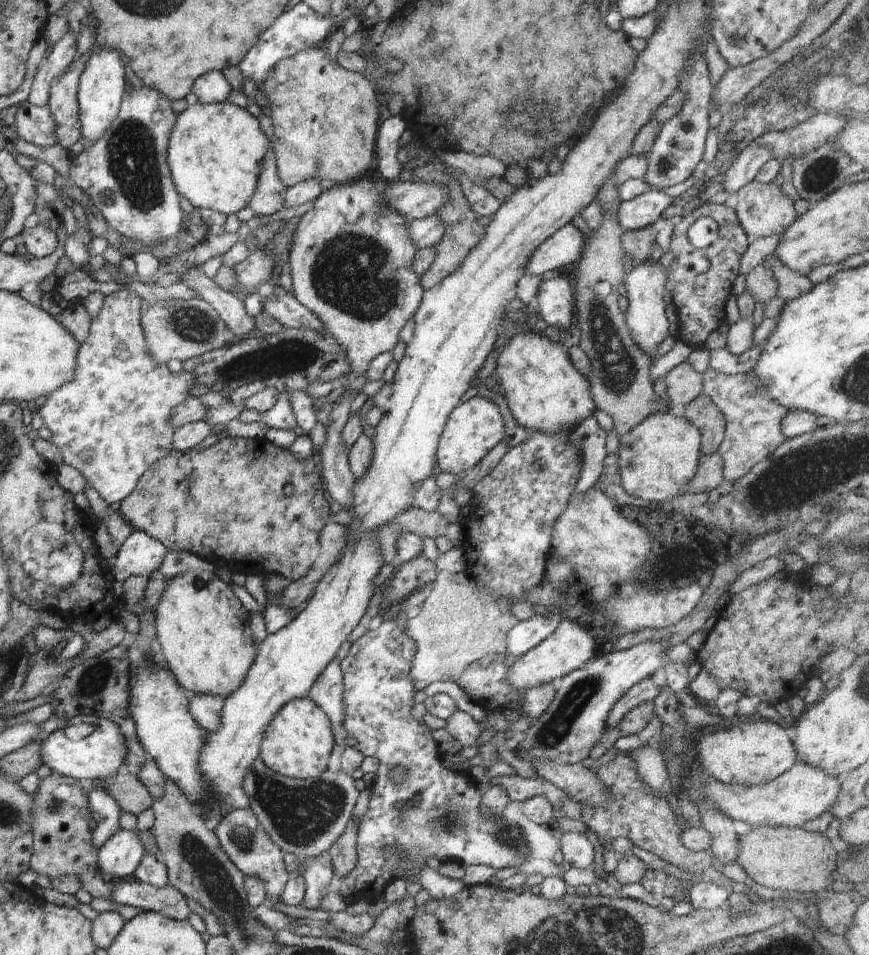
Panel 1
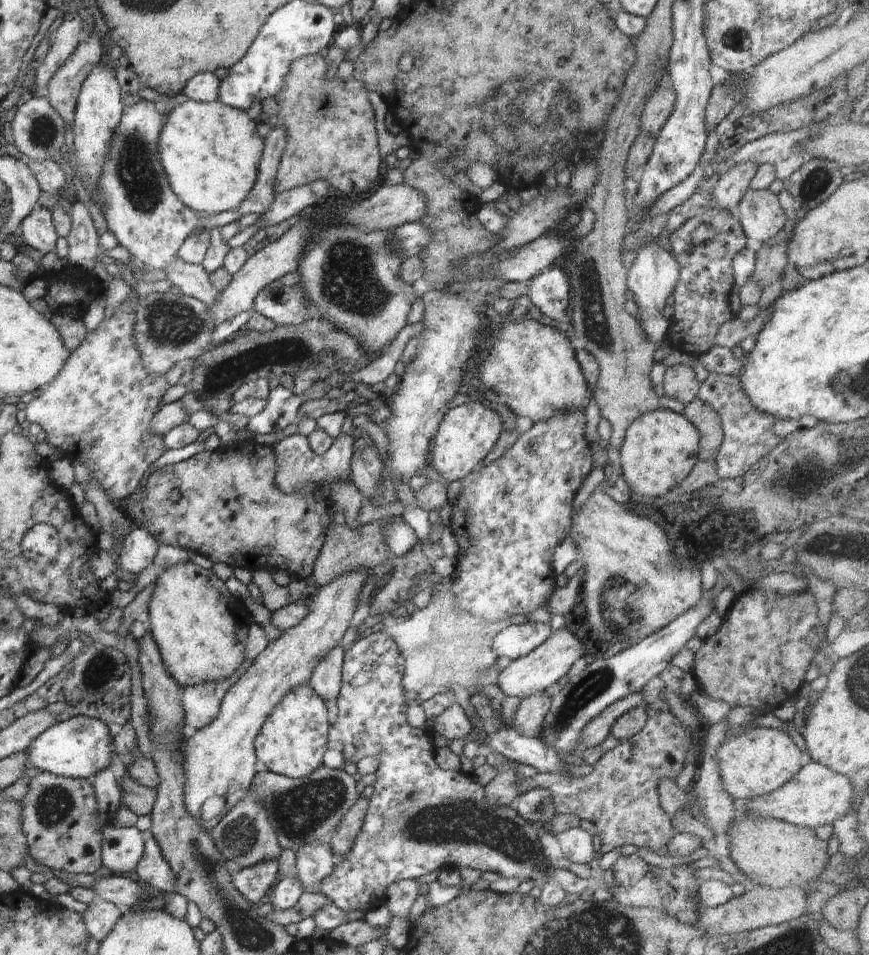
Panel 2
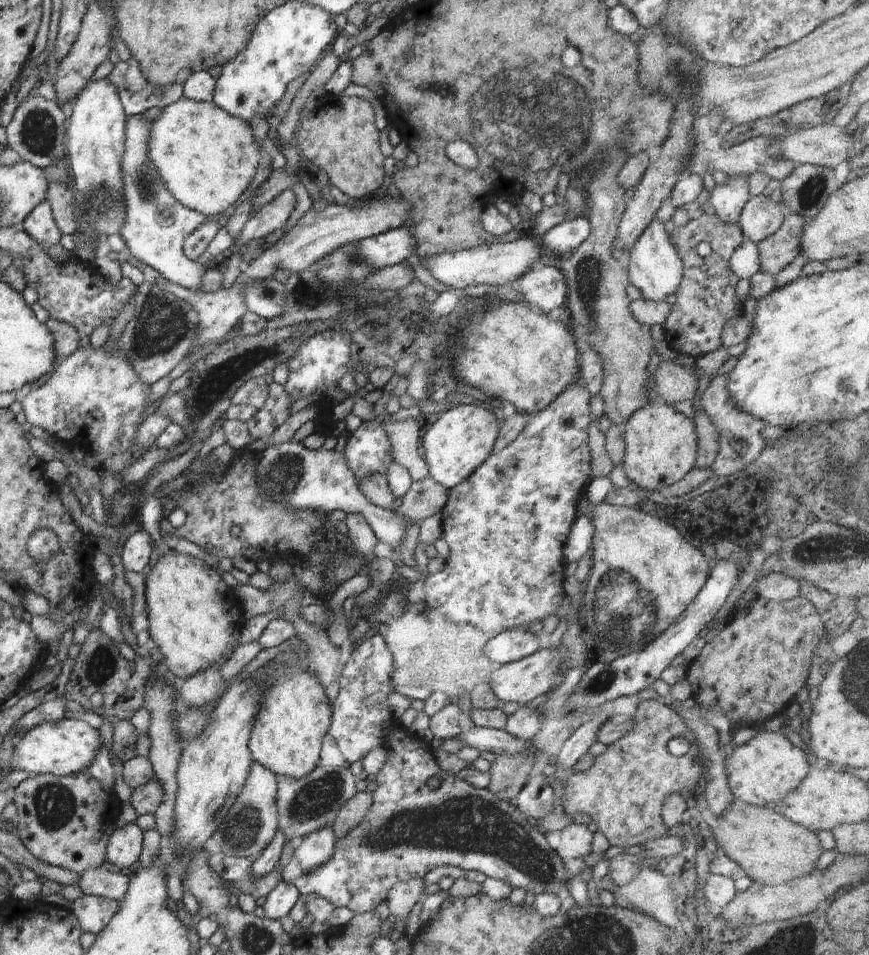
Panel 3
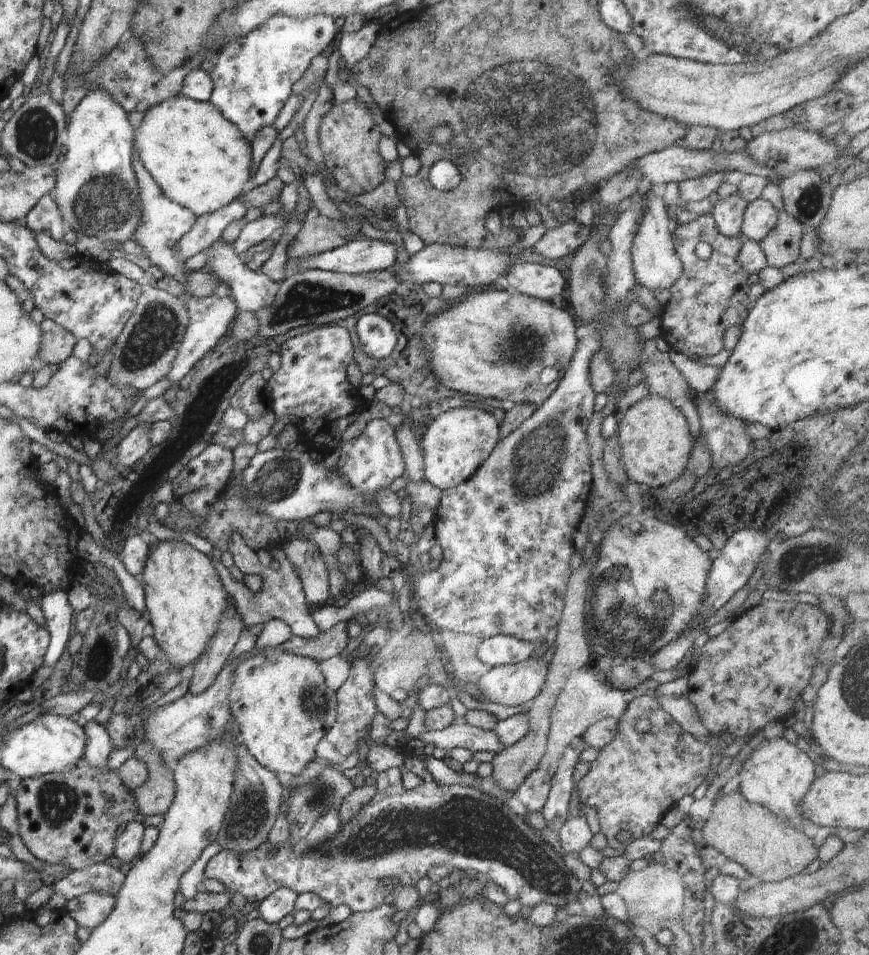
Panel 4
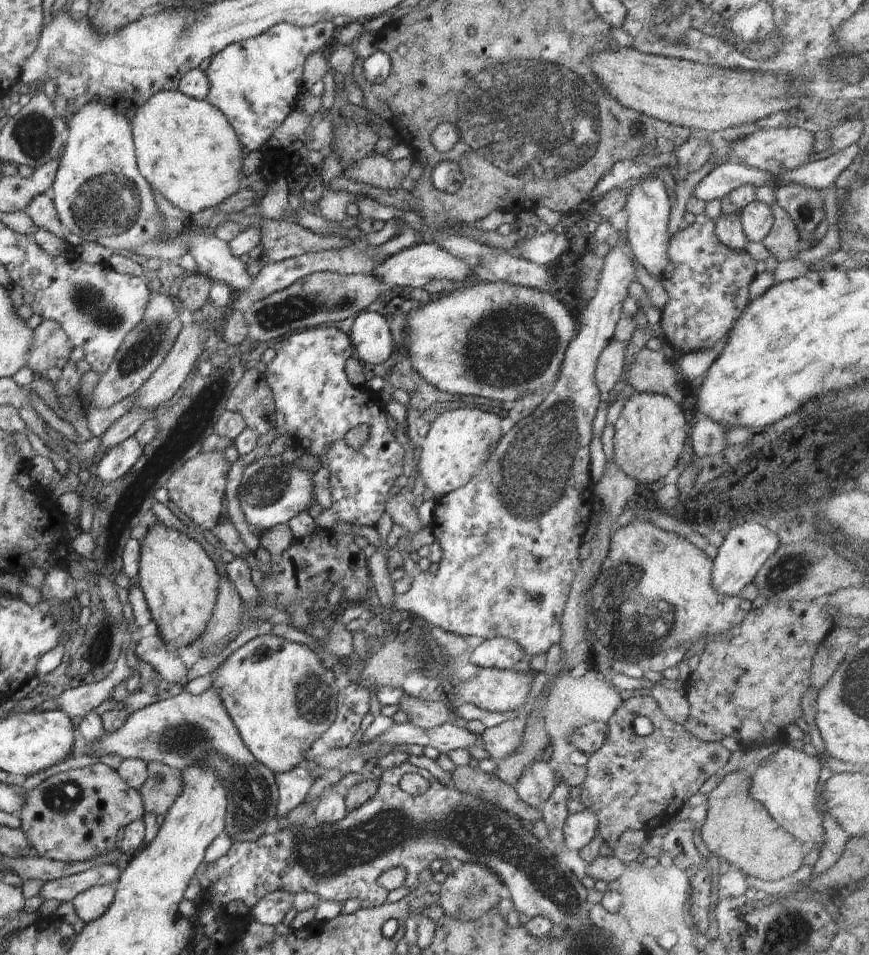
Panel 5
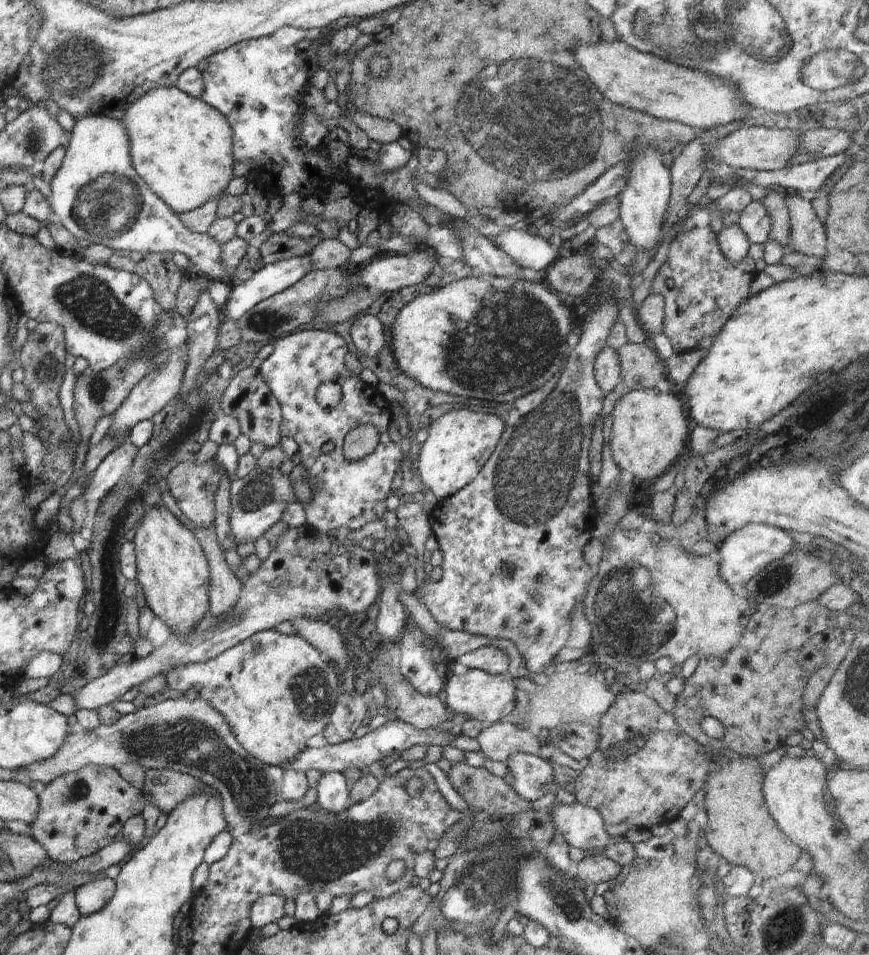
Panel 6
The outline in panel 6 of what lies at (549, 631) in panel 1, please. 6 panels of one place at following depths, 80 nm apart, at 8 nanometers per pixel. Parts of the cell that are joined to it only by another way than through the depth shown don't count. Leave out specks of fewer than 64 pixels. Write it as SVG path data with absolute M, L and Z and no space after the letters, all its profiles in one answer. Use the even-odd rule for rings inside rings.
M486 645L456 659L471 669L482 669L493 675L504 675L509 670L509 656L494 645Z

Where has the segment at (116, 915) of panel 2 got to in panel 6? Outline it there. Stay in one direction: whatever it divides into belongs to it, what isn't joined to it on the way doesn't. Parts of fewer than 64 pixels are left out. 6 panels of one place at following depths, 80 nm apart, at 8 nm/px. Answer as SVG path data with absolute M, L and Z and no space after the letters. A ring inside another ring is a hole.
M96 879L75 890L75 903L81 916L97 913L108 904L115 893L115 879Z

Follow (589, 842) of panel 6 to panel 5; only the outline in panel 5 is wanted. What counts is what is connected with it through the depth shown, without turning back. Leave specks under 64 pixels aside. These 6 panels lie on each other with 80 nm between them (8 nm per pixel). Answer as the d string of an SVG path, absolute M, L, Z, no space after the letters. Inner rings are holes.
M590 810L569 814L563 826L563 839L568 850L580 850L598 834L599 820Z

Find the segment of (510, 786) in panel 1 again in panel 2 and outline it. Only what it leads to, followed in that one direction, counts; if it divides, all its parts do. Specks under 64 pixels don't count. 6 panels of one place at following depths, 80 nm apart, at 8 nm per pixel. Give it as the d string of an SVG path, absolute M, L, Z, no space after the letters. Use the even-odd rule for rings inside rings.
M656 711L658 720L647 718L640 732L620 741L598 759L590 774L580 778L559 773L538 773L529 779L518 777L518 796L532 789L547 788L556 814L573 814L596 826L597 850L602 855L617 846L634 844L658 856L673 856L669 844L677 831L672 827L670 816L660 807L656 785L664 775L676 780L684 766L690 735L673 713Z

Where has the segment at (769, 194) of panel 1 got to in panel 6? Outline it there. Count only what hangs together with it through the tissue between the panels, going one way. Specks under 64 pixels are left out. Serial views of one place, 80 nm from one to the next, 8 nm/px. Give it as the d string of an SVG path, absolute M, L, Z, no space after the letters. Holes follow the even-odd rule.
M752 201L739 214L737 223L751 244L764 245L768 242L771 218L766 207L760 201Z

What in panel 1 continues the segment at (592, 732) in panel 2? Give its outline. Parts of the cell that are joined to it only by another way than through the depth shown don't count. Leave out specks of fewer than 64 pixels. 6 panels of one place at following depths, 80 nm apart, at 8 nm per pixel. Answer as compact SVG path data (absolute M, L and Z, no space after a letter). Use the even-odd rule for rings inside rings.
M647 676L640 680L640 682L634 684L612 707L612 710L609 712L609 717L607 718L605 732L615 727L629 710L642 704L642 702L657 697L660 691L661 687L652 681L652 676Z

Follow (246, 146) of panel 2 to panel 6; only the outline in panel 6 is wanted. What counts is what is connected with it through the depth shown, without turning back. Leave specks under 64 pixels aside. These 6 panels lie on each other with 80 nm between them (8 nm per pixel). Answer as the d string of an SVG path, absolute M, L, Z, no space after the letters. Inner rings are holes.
M177 86L152 89L136 102L125 106L124 110L125 116L120 122L125 126L128 133L134 170L146 181L150 190L152 190L158 198L161 198L176 214L189 213L201 207L203 204L206 204L208 201L214 200L214 198L223 197L224 190L228 188L228 184L230 184L230 181L234 178L232 169L235 163L235 158L233 157L233 132L223 114L220 114L218 110L206 104L202 99L182 92Z

